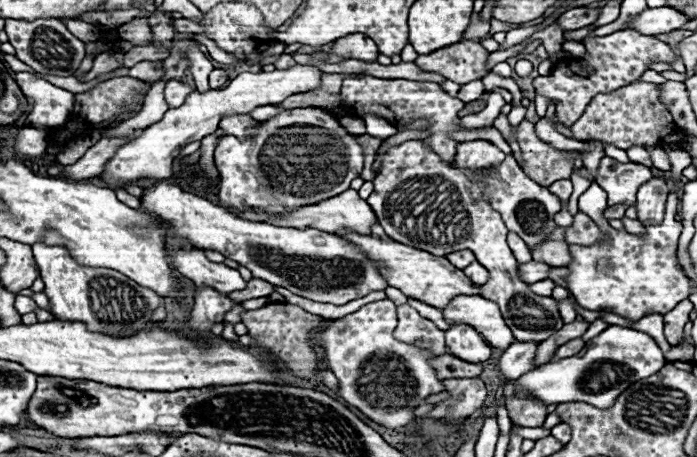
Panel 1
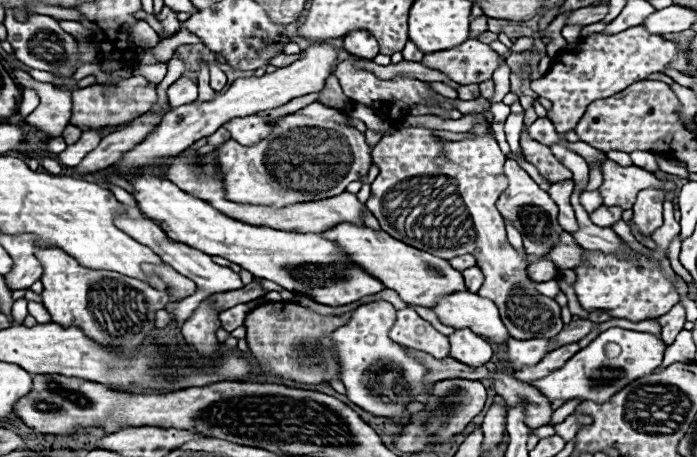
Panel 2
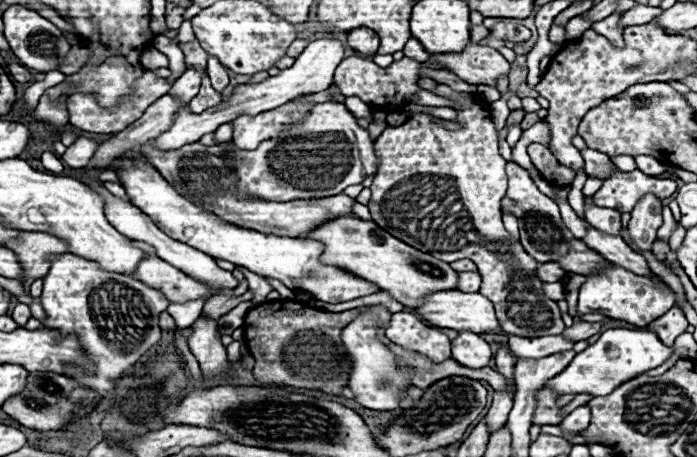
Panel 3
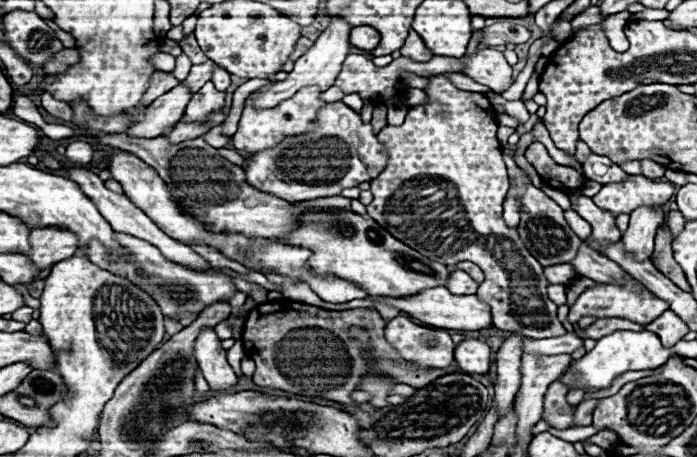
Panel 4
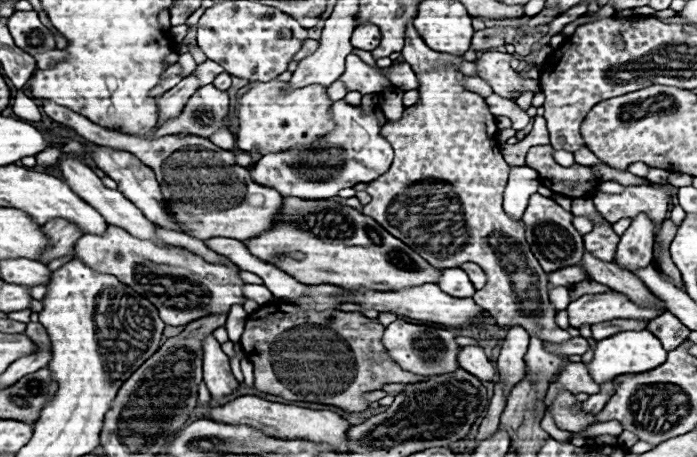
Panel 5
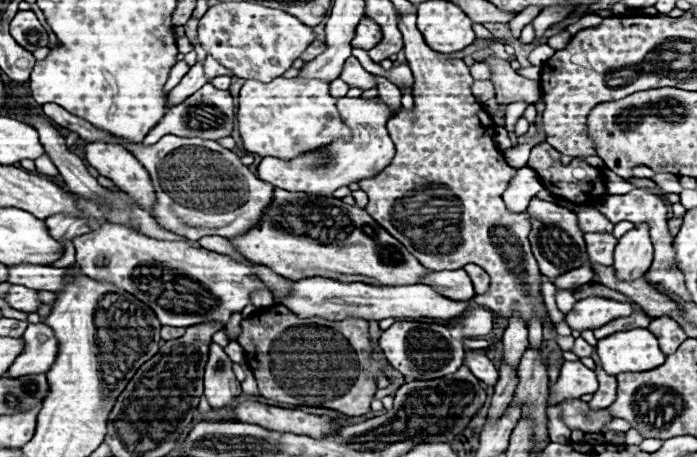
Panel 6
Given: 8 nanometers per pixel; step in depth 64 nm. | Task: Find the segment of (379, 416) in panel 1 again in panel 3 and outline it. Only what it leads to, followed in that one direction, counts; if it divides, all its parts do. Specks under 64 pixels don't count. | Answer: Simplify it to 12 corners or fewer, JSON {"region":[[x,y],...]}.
{"region":[[370,306],[342,330],[348,388],[370,410],[396,410],[410,386],[376,338],[390,312]]}

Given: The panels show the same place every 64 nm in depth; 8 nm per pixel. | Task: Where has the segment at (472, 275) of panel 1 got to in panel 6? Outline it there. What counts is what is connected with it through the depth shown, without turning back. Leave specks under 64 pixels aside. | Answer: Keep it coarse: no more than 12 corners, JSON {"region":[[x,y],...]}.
{"region":[[462,268],[430,270],[422,282],[444,298],[468,302],[476,296]]}

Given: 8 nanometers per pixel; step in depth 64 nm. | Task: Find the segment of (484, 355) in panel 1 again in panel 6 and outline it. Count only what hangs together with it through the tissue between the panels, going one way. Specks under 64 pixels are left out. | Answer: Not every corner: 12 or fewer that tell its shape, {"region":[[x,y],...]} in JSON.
{"region":[[466,354],[464,364],[488,386],[496,386],[498,368],[486,356]]}

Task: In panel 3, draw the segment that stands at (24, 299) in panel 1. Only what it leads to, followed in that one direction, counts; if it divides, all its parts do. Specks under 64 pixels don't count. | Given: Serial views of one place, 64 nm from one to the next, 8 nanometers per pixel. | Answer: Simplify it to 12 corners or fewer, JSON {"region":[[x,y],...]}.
{"region":[[17,303],[11,318],[24,326],[31,318],[29,306]]}

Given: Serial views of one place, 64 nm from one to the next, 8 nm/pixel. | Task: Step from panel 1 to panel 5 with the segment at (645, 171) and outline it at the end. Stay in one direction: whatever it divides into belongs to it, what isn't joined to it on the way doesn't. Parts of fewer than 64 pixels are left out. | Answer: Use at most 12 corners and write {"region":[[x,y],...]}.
{"region":[[666,186],[598,192],[594,206],[608,222],[650,214],[658,236],[668,212]]}

